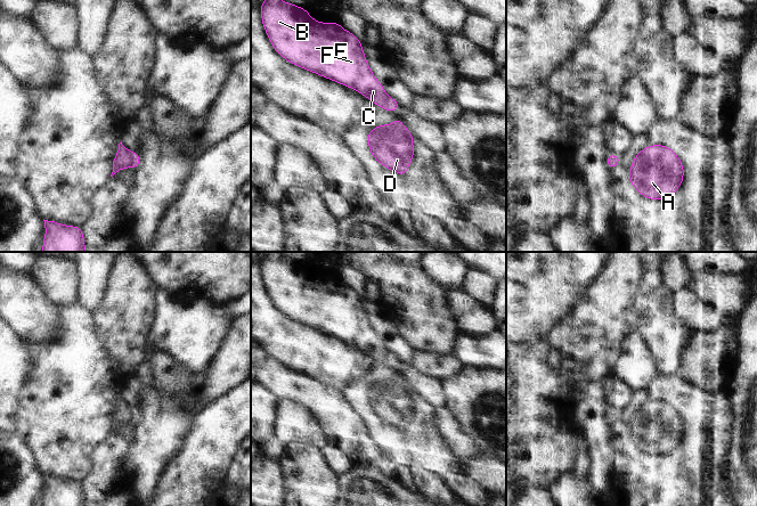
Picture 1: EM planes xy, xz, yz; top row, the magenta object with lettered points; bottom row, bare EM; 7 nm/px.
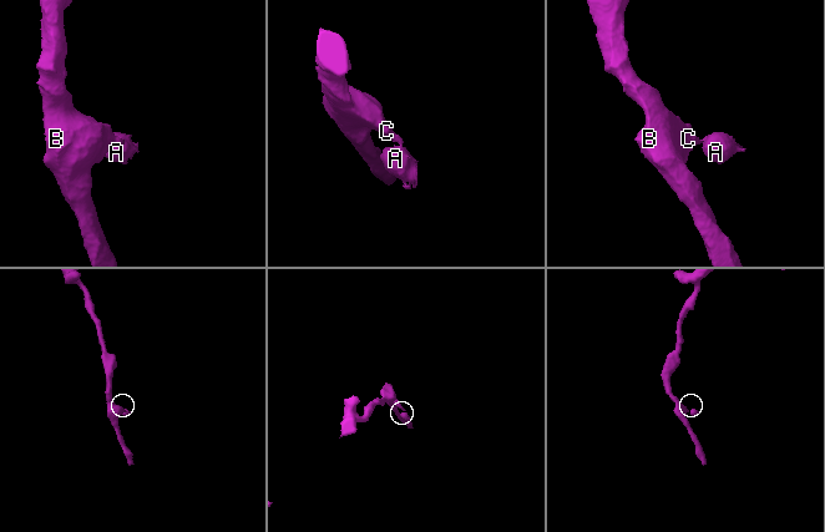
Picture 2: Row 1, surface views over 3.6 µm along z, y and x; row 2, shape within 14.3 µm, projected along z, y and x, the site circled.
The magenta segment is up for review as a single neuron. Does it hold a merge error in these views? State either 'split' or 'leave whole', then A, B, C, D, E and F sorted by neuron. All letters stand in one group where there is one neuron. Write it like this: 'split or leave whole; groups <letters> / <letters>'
split; groups A D / B C E F

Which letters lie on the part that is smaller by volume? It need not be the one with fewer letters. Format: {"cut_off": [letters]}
{"cut_off": ["A", "D"]}

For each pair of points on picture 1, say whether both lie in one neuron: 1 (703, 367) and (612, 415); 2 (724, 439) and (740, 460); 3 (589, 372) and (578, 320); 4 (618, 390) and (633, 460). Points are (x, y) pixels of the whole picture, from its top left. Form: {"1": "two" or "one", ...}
{"1": "two", "2": "two", "3": "one", "4": "two"}

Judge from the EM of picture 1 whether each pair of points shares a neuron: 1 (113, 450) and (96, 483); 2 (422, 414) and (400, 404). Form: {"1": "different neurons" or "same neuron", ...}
{"1": "same neuron", "2": "same neuron"}

